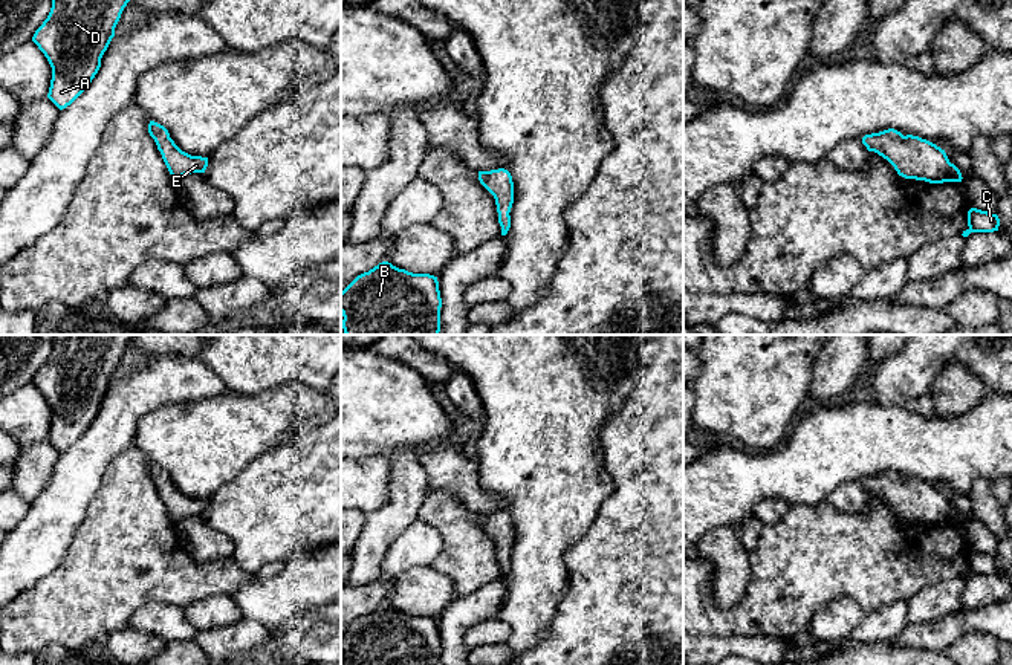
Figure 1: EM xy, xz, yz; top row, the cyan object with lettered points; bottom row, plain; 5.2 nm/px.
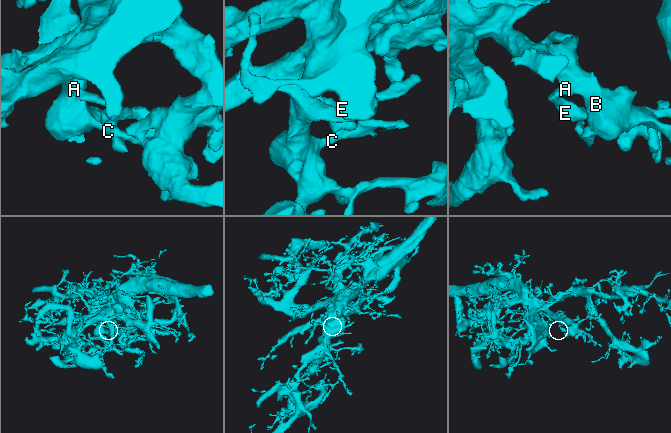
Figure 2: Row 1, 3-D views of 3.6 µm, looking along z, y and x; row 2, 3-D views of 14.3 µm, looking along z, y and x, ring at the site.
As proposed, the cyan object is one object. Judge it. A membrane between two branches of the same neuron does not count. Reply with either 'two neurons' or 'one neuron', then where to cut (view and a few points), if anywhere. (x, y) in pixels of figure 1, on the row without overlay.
one neuron; cut none

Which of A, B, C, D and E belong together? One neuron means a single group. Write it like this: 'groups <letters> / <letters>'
groups A B C D E

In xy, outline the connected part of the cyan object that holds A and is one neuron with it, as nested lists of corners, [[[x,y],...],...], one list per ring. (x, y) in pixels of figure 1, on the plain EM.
[[[54,335],[50,355],[32,384],[52,410],[47,440],[60,453],[70,448],[98,416],[133,336]]]

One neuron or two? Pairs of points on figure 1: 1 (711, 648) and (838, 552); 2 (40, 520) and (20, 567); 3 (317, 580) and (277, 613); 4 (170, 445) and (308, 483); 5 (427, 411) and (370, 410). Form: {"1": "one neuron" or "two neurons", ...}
{"1": "two neurons", "2": "one neuron", "3": "one neuron", "4": "two neurons", "5": "one neuron"}

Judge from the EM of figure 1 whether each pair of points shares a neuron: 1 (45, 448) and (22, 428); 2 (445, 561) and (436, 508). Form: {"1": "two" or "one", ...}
{"1": "two", "2": "one"}

